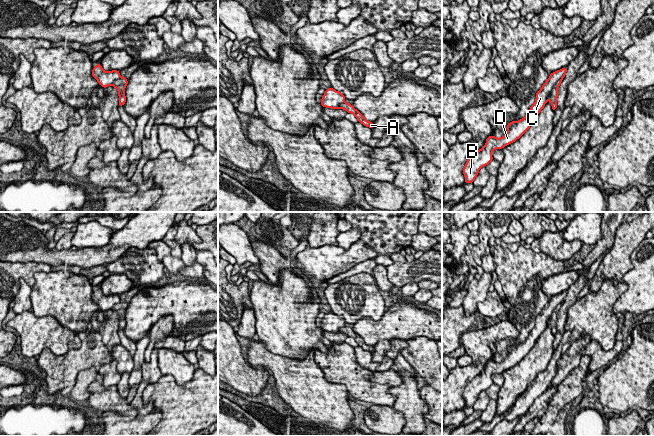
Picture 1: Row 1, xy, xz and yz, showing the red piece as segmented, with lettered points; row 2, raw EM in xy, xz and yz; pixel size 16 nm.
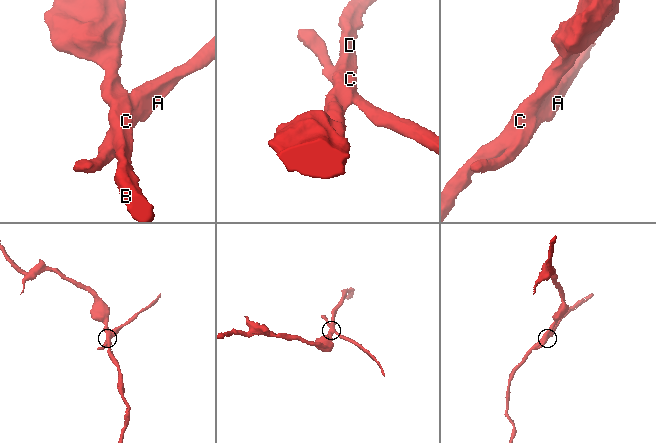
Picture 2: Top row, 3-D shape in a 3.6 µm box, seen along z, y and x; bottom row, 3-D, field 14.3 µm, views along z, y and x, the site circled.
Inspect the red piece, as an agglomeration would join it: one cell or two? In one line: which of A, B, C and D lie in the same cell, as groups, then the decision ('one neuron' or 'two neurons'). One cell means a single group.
groups A / B C D; two neurons

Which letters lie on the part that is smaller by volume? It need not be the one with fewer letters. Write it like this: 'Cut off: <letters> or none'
Cut off: A

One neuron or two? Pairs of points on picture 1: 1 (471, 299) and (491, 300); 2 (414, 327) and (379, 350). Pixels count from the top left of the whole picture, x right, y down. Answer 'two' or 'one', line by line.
1: two
2: two

